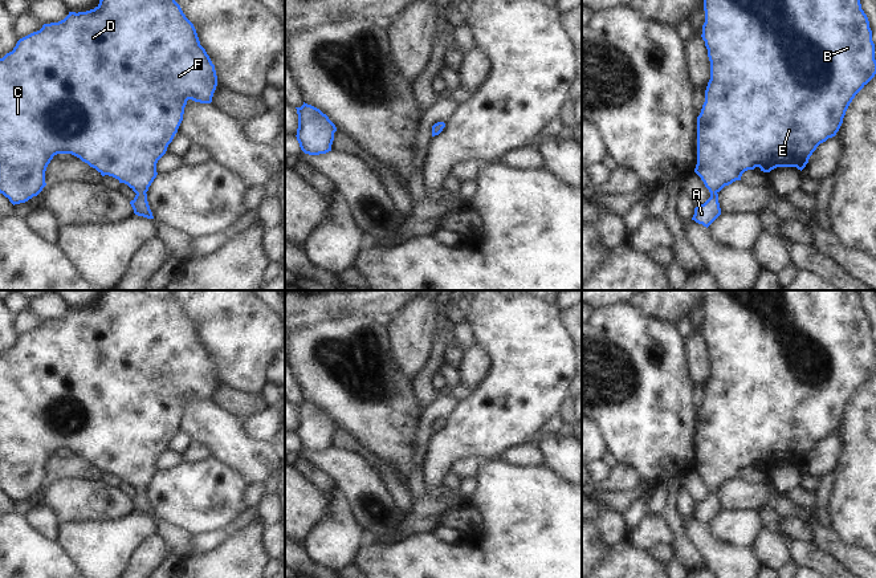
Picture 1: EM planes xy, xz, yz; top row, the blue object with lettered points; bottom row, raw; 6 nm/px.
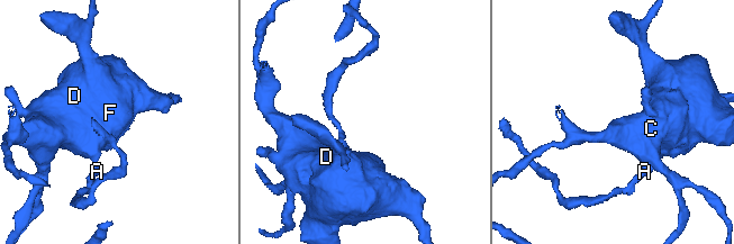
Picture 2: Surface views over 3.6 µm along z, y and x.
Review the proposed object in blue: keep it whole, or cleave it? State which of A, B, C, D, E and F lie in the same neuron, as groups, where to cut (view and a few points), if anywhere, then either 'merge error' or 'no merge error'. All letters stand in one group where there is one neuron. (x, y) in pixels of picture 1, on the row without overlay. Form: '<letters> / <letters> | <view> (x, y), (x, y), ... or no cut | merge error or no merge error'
A B C D E F | no cut | no merge error

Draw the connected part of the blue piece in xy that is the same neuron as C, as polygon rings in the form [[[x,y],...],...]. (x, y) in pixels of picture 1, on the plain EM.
[[[103,290],[94,306],[69,309],[58,319],[44,321],[40,327],[20,335],[13,347],[0,355],[0,491],[13,502],[28,498],[46,483],[45,468],[53,453],[72,451],[95,465],[102,473],[109,472],[127,481],[137,491],[130,498],[134,510],[154,516],[146,489],[158,472],[156,460],[178,430],[187,398],[211,400],[216,383],[215,362],[200,342],[193,321],[186,314],[172,290]]]

